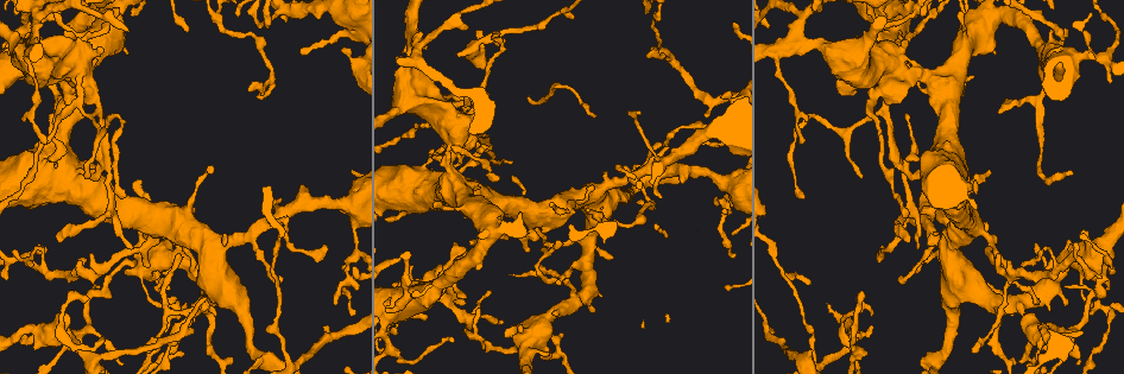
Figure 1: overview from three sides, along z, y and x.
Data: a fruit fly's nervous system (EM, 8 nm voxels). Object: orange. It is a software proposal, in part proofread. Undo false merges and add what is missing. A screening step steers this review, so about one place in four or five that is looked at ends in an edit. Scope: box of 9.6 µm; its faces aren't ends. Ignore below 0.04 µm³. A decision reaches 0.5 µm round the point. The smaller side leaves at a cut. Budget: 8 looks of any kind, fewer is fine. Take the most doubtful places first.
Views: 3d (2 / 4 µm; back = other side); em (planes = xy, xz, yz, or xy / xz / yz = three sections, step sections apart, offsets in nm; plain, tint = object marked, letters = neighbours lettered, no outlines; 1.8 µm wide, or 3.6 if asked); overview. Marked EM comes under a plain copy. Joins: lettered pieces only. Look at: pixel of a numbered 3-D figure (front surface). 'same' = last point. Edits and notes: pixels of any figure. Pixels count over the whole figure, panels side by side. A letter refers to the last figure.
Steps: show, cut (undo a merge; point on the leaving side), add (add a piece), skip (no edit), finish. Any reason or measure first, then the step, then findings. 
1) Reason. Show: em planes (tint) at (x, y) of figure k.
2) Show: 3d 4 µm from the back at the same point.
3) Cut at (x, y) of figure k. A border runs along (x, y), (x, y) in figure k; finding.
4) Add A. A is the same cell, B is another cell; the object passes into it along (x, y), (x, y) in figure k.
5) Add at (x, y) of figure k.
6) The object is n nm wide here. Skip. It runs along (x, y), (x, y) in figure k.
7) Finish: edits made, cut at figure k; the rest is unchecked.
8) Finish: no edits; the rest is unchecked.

Narrows sharply. Show: 3d 4 µm from the back at (559, 351) of figure 1.

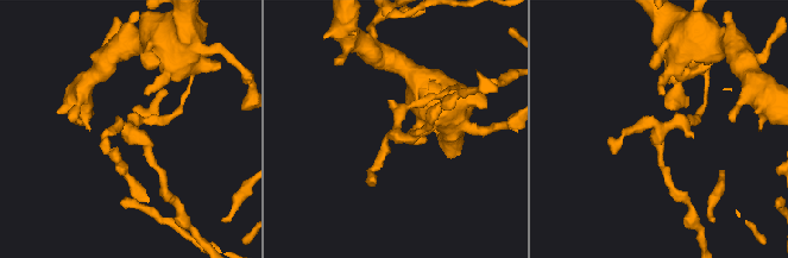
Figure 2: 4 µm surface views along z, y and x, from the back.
3 arms meet here. Show: em xz step 16 (tint) at (130, 129) of figure 2.

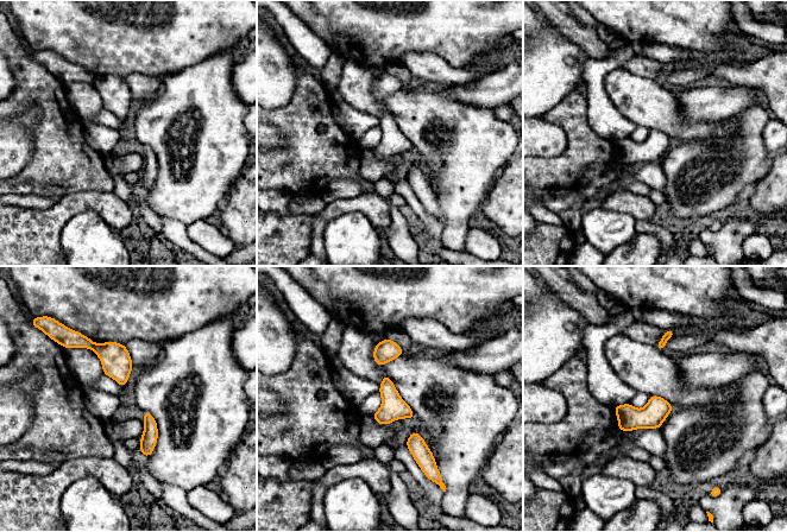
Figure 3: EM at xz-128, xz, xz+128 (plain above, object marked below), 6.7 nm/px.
Another direction. Show: em yz step 8 (letters) at the same point.

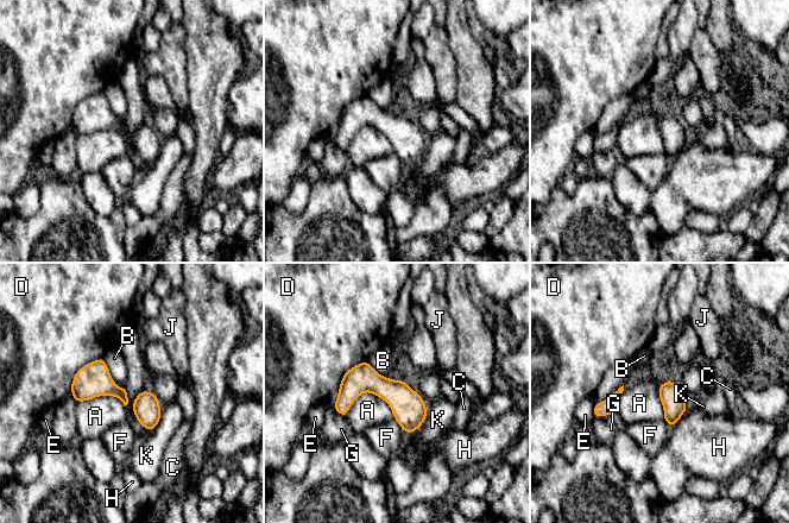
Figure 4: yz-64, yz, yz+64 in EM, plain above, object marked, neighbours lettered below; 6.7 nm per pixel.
Skip. A, B, C, D, E, F, G, H, J and K are other cells; a border runs along (393, 414), (363, 392), (345, 416) in figure 4; one neuron here.

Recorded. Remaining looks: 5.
Show: em 3.6 µm planes (letters) at (919, 85) of figure 1.

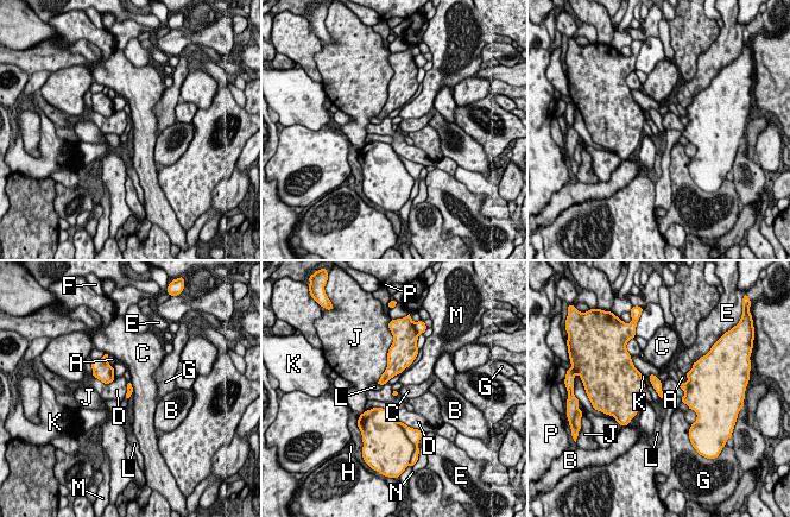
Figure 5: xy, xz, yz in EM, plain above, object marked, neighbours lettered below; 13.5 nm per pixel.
Cut at (414, 435) of figure 5. A, B, C, D, E, F, G, H, J, K, L, M, N and P are other cells; two neurons meet here.

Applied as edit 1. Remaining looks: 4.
See it whole again. Show: overview.

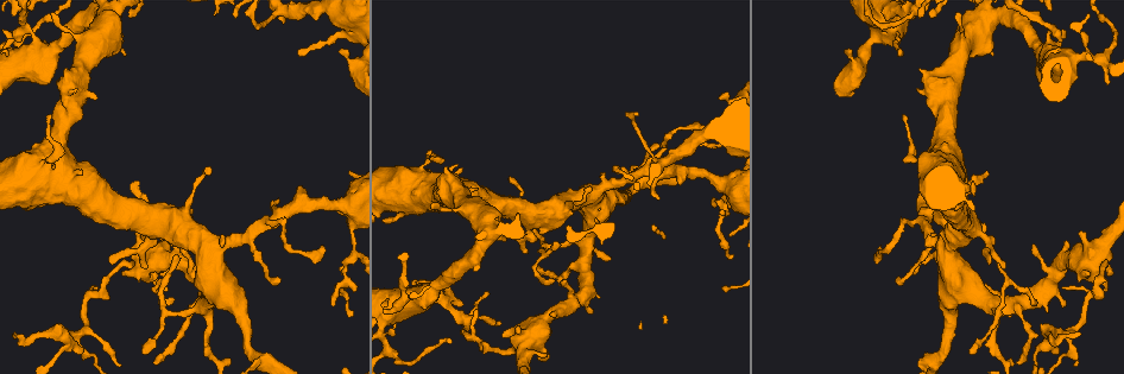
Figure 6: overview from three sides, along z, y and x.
Thin end. Show: em planes (letters) at (558, 244) of figure 6.

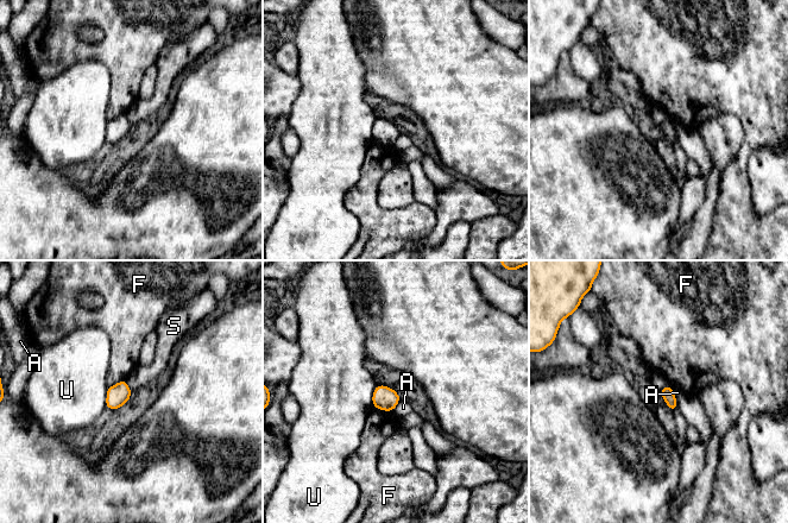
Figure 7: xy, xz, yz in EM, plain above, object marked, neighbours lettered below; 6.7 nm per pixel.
Skip. A, F, S and U are other cells; a border runs along (125, 379), (132, 391) in figure 7; no lettered piece goes on from it.

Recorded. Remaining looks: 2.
Finish: edits made, cut at figure 5; the rest is unchecked.

